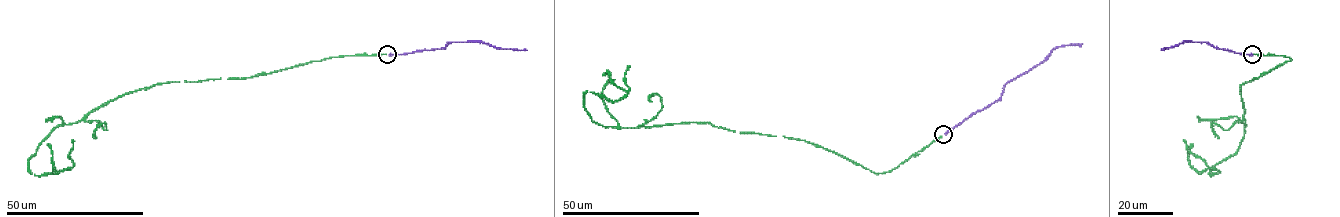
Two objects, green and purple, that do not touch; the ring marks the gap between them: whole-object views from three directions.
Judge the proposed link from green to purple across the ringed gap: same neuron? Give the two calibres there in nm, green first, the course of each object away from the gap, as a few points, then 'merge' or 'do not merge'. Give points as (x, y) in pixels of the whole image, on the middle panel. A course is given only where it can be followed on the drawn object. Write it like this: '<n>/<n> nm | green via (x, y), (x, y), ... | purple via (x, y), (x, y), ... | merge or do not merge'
220/440 nm | green via (942, 136), (876, 173), (804, 140), (707, 122), (603, 127), (585, 93), (627, 94), (603, 75) | purple via (944, 133), (995, 102), (1008, 82), (1042, 62), (1053, 49), (1074, 44), (1080, 46) | merge

